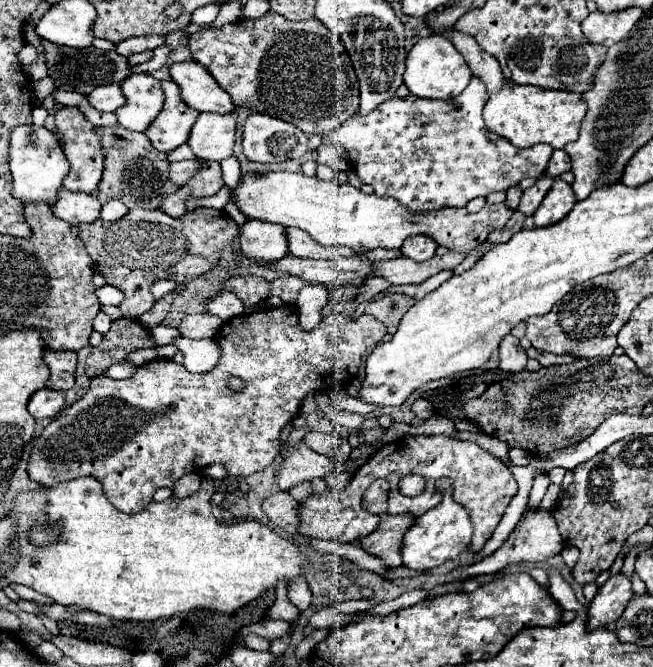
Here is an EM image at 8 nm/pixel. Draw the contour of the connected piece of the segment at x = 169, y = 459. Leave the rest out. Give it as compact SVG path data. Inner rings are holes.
M280 305L280 307L266 307L266 309L260 309L260 311L252 311L252 313L244 313L244 315L238 315L234 319L230 319L228 323L222 325L222 329L218 331L218 335L214 337L214 341L218 343L220 347L220 361L218 365L208 371L208 373L190 373L184 365L180 363L174 363L172 359L154 359L150 363L144 363L142 367L138 367L138 371L134 373L134 377L130 379L124 379L124 381L116 381L112 377L94 377L92 383L90 383L90 389L86 391L86 395L76 401L72 407L64 409L62 413L58 413L52 423L42 431L42 435L38 437L34 449L32 449L32 455L30 455L30 461L28 461L28 475L32 481L40 483L42 487L54 487L56 483L64 483L64 481L72 481L76 477L84 477L84 475L92 475L96 477L100 483L102 483L102 489L104 489L104 495L108 497L108 501L124 511L124 513L140 513L146 505L152 503L152 495L156 489L160 487L174 487L174 483L188 475L188 473L196 473L196 471L202 471L204 467L212 465L212 463L222 463L228 471L228 475L234 475L234 477L244 477L244 475L252 475L256 471L262 471L266 469L274 459L276 455L280 453L280 433L282 429L294 421L294 417L298 415L300 411L300 405L302 405L302 399L306 395L314 395L319 391L326 391L329 388L334 387L334 379L336 373L342 373L346 375L345 379L341 382L335 380L335 384L346 384L349 380L355 377L358 367L360 367L360 361L364 357L366 351L370 351L372 347L376 347L382 337L386 335L386 325L378 319L374 319L372 315L360 315L358 319L348 319L348 317L342 317L342 315L330 315L330 317L324 317L322 323L312 329L312 331L302 331L298 327L298 311L294 305ZM232 377L240 377L244 381L244 389L242 391L234 391L228 387L228 381Z

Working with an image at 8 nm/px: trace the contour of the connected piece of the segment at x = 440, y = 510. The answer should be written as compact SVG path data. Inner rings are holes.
M446 477L439 479L436 482L436 489L442 493L442 503L430 511L426 511L424 515L416 517L414 525L404 535L404 543L402 543L404 565L414 571L434 569L450 559L456 559L462 551L466 551L470 547L470 539L472 539L472 531L474 531L472 521L470 521L468 511L452 499L450 480Z

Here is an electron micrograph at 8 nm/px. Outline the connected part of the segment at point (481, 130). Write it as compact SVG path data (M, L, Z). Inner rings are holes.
M472 77L468 87L456 99L432 101L420 99L416 95L392 97L366 117L354 115L336 131L324 135L322 141L338 143L340 147L344 147L362 183L372 185L378 197L394 197L412 213L440 211L446 207L466 207L466 203L474 197L486 197L494 191L508 191L526 177L542 177L552 155L552 147L548 145L518 149L508 139L502 139L494 131L488 131L482 119L484 103L486 87L478 77Z

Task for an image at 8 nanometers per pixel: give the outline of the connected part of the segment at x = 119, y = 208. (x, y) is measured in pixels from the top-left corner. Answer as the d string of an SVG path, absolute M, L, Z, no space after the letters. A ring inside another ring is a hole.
M108 201L108 203L104 203L100 217L106 219L106 221L116 221L116 219L120 219L124 213L128 213L128 209L126 209L120 201Z

